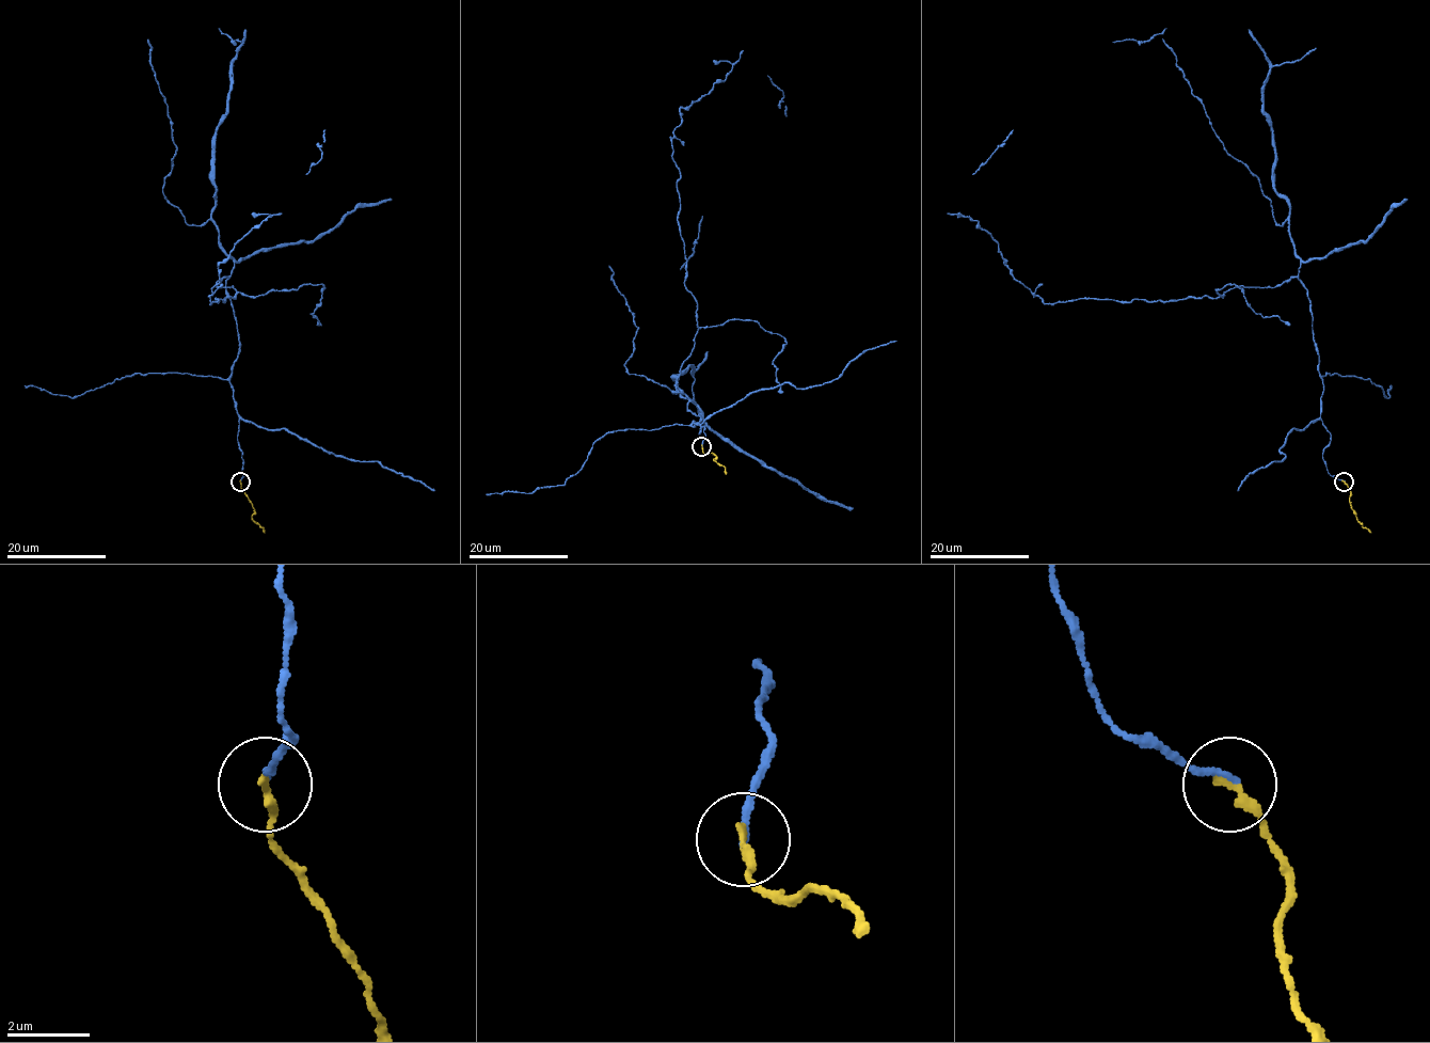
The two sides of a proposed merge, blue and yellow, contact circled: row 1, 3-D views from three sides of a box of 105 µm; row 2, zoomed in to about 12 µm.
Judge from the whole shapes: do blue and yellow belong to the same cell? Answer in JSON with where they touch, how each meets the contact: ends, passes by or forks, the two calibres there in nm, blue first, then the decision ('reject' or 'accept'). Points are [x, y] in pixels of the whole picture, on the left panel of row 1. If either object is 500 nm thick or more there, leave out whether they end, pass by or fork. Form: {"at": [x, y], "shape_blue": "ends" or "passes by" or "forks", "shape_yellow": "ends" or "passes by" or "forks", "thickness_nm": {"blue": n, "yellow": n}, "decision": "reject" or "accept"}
{"at": [240, 482], "shape_blue": "ends", "shape_yellow": "ends", "thickness_nm": {"blue": 170, "yellow": 240}, "decision": "accept"}

